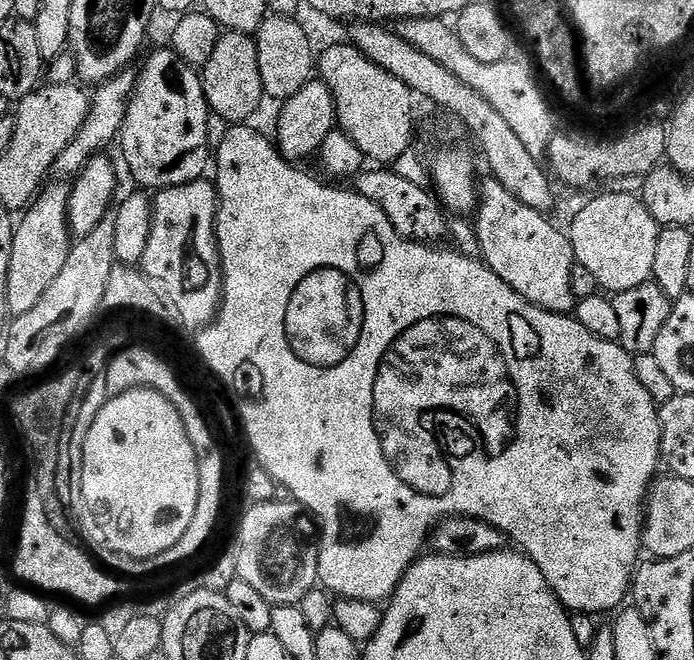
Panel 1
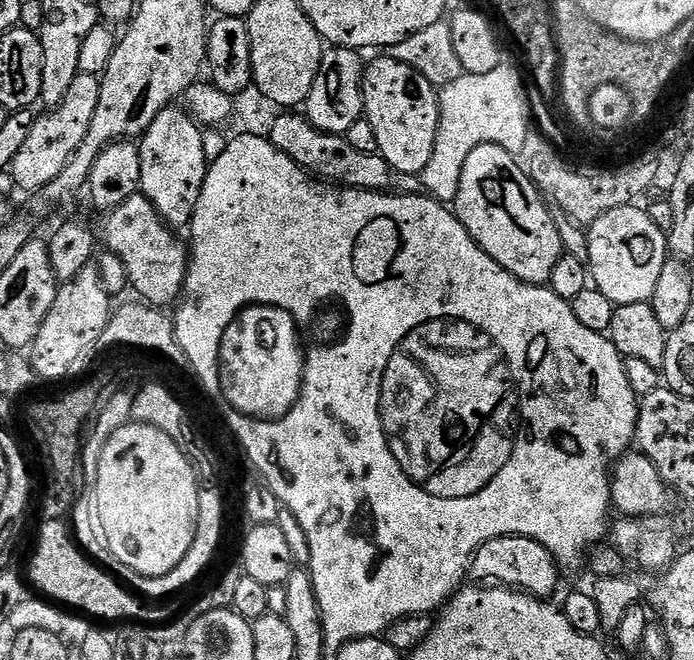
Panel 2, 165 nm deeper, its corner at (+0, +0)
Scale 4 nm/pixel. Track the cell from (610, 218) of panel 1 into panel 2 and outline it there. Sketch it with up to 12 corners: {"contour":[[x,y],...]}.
{"contour":[[643,207],[586,228],[591,283],[617,306],[649,303],[670,258]]}

